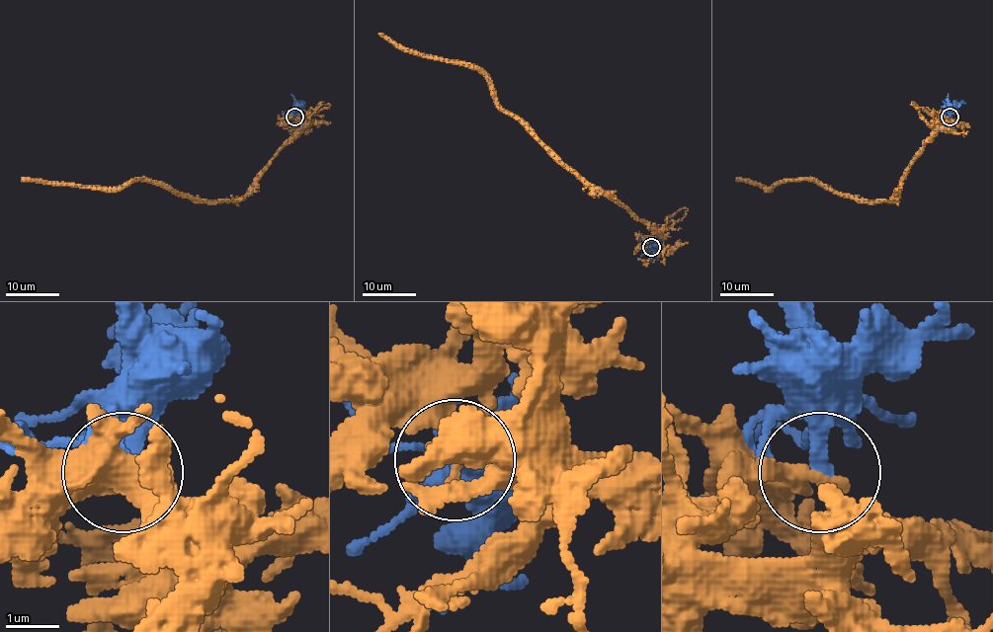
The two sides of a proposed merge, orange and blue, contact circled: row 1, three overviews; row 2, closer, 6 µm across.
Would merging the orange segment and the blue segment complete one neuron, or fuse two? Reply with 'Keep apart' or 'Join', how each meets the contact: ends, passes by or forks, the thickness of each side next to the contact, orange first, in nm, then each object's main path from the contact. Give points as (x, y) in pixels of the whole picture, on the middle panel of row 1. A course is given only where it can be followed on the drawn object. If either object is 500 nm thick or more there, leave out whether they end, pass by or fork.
Keep apart. At the ring orange ends. At the ring blue ends. Thickness 360 nm (orange) against 320 nm. Course of orange: (651, 246), (654, 230), (618, 200), (563, 167), (499, 105), (493, 86), (475, 69), (404, 51), (378, 33). Course of blue: (651, 246), (650, 263)

